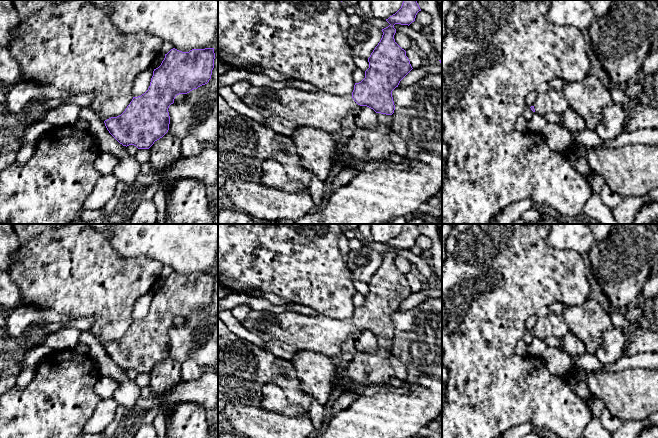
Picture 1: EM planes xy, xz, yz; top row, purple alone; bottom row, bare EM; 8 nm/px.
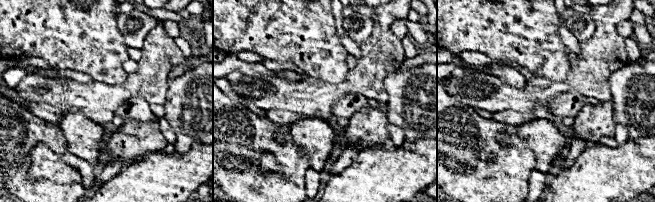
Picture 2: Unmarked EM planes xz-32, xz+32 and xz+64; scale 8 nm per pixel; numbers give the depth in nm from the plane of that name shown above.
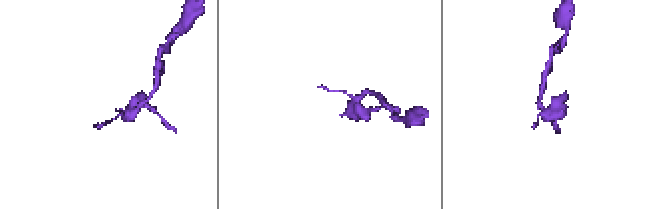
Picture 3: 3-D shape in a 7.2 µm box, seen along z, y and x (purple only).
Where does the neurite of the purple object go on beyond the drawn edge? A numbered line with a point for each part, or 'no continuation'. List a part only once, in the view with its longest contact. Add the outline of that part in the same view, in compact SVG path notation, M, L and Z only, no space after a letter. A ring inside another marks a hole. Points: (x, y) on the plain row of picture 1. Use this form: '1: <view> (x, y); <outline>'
1: xz (322, 334); M251 310L241 324L247 330L257 333L264 342L279 341L298 349L318 352L332 359L342 353L341 345L345 339L359 330L352 318L339 320L324 315L306 316L291 311L277 314L267 310Z

